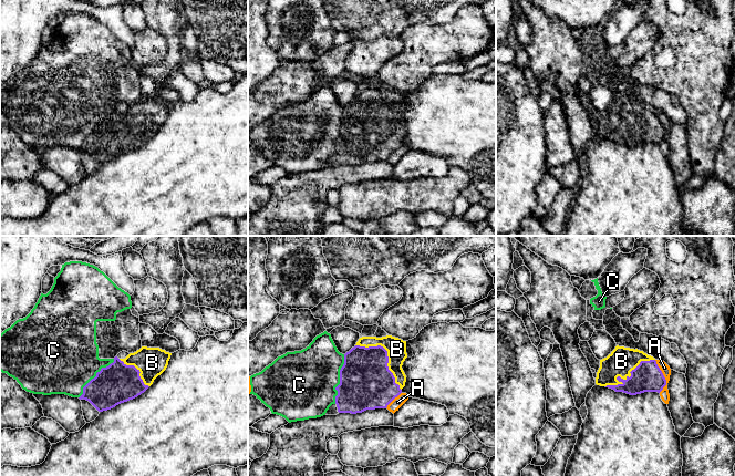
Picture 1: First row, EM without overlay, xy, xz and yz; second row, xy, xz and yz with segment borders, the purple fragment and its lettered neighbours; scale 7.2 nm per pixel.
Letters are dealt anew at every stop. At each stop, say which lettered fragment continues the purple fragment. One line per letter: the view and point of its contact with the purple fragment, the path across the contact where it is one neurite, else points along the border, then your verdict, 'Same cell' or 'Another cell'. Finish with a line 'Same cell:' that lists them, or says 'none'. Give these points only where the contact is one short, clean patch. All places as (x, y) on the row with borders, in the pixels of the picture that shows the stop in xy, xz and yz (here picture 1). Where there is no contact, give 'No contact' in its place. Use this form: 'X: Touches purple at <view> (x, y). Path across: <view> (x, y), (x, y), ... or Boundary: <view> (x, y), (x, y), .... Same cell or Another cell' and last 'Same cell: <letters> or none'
A: Touches purple at yz (663, 376). Another cell
B: Touches purple at xz (386, 355). Same cell
C: Touches purple at xz (340, 379). Another cell
Same cell: B

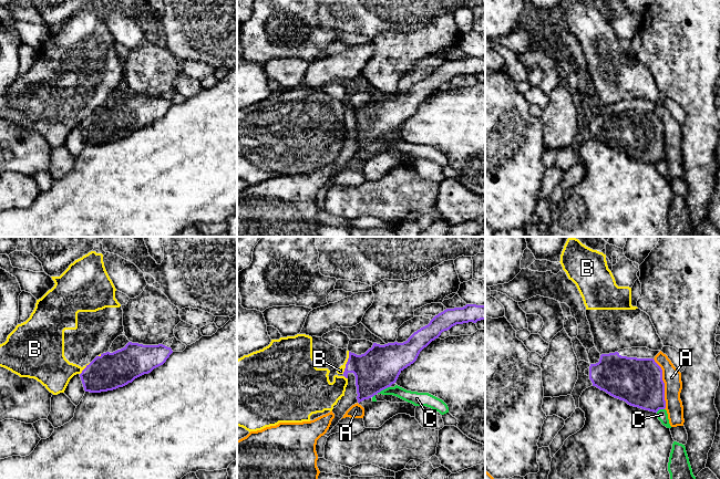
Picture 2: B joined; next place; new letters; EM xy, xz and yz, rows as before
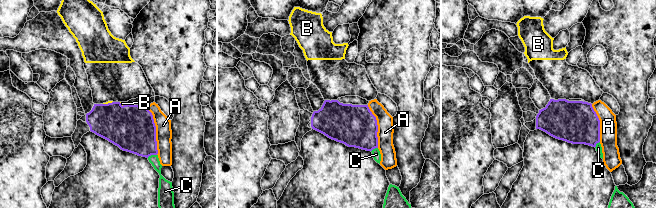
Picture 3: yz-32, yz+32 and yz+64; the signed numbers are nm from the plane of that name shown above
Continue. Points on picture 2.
A: Touches purple at yz (664, 384). Another cell
B: Touches purple at xz (347, 363). Another cell
C: Touches purple at xz (382, 389). Another cell
Same cell: none

